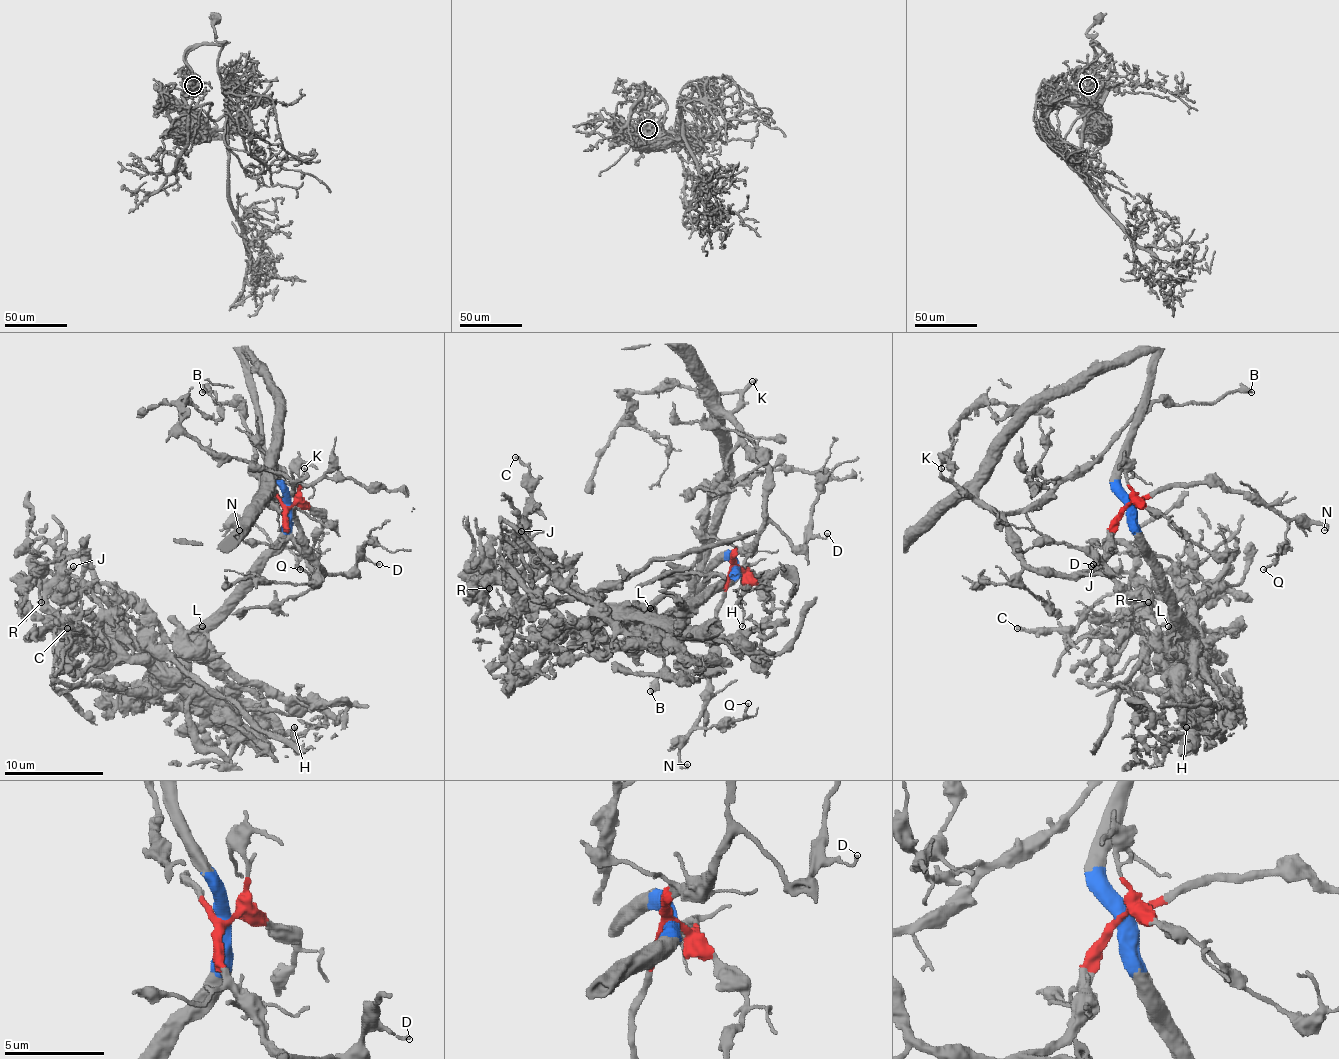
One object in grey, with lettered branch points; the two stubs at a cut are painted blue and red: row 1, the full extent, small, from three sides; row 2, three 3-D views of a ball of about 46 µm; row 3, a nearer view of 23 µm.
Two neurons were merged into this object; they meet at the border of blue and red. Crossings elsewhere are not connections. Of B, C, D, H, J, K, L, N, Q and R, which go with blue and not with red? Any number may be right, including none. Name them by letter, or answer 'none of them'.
C, H, J, L, R

